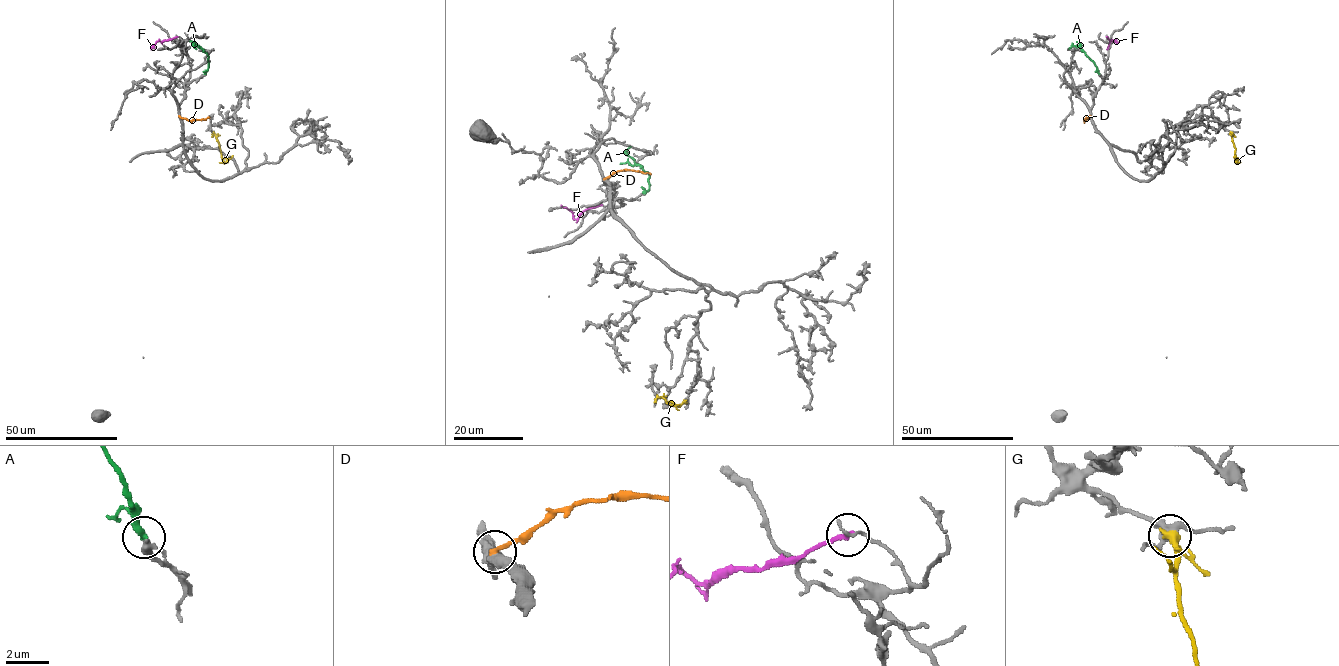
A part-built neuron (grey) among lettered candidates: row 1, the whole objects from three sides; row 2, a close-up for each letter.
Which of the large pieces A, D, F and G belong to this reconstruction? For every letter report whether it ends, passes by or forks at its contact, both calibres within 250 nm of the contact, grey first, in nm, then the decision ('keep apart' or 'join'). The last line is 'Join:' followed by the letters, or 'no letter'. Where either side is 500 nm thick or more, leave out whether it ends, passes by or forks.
A: it ends; calibres 480 and 480 nm; join
D: it ends; calibres 480 and 240 nm; keep apart
F: it ends; calibres 160 and 200 nm; keep apart
G: it passes by; calibres 280 and 280 nm; keep apart
Join: A

